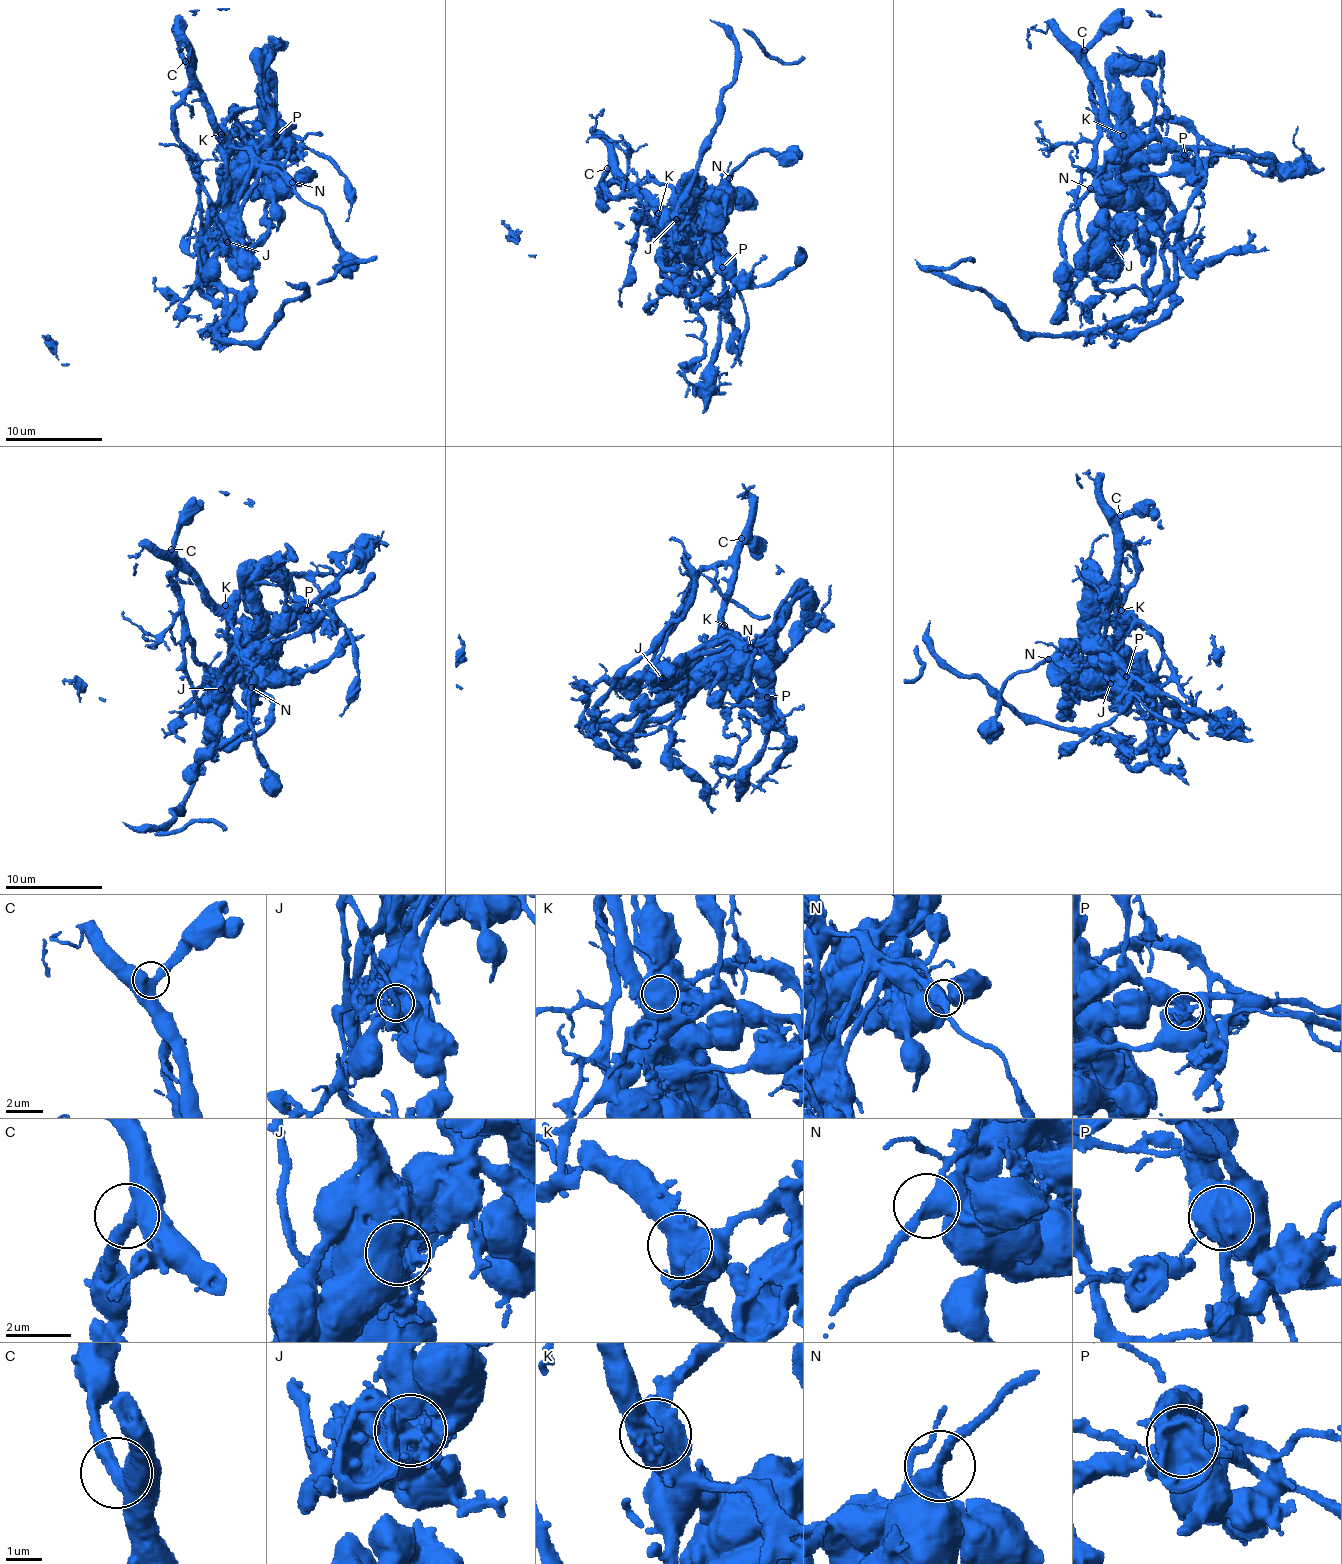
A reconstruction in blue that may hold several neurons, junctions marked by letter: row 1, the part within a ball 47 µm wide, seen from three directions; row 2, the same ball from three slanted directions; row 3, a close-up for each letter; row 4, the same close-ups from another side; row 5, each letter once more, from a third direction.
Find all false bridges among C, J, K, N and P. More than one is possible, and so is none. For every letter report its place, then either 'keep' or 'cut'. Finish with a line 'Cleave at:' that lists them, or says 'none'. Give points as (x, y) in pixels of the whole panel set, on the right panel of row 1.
C: (1084, 50) | keep
J: (1112, 242) | cut
K: (1123, 135) | keep
N: (1090, 188) | cut
P: (1184, 155) | cut
Cleave at: J, N, P

